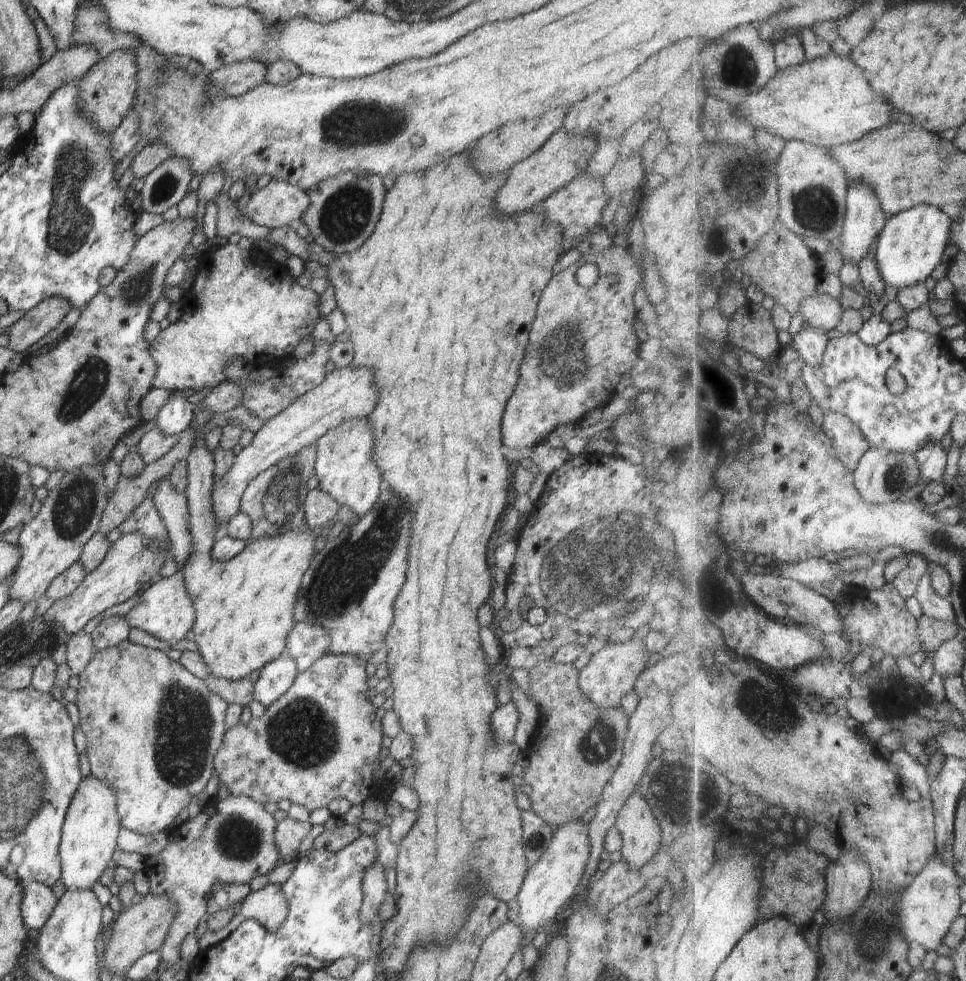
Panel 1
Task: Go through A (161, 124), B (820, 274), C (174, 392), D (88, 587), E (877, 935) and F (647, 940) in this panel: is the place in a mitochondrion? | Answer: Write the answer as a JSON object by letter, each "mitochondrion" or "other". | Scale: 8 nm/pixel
{"A":"mitochondrion","B":"other","C":"other","D":"other","E":"mitochondrion","F":"other"}

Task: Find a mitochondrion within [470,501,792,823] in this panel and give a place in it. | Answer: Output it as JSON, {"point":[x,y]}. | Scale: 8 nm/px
{"point":[571,582]}

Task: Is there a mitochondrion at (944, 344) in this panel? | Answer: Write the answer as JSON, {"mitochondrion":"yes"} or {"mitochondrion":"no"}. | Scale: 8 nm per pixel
{"mitochondrion":"no"}

